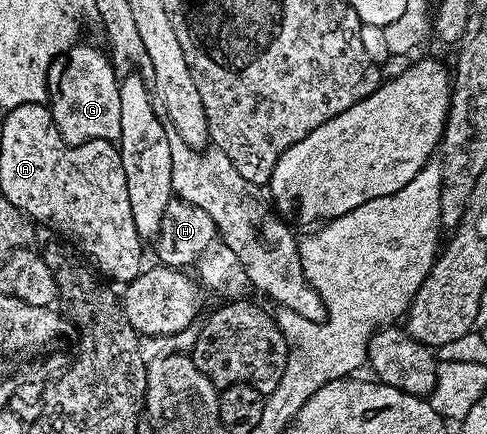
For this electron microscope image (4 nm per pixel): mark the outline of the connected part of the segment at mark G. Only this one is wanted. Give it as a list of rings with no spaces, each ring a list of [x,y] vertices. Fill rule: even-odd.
[[[81,41],[70,47],[64,56],[65,68],[61,71],[57,92],[54,95],[52,92],[51,110],[59,133],[70,145],[96,139],[117,141],[121,138],[119,75],[110,56],[104,50],[102,51],[97,47],[88,47],[84,41]]]

